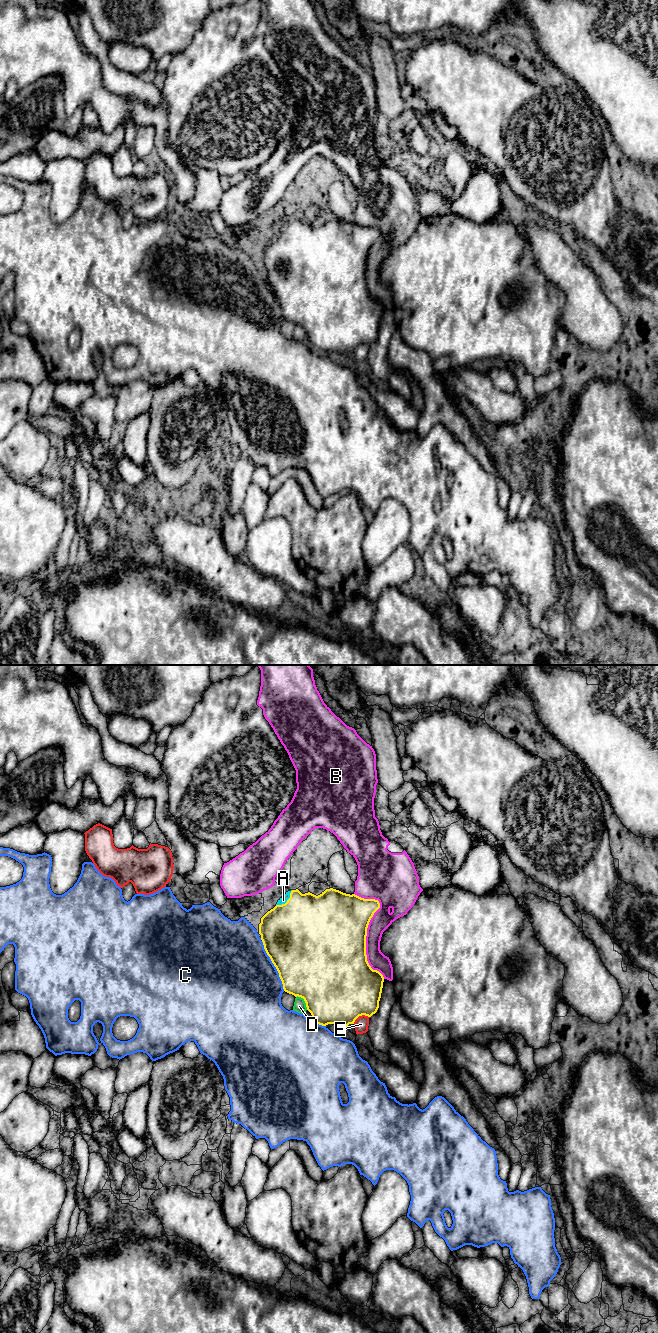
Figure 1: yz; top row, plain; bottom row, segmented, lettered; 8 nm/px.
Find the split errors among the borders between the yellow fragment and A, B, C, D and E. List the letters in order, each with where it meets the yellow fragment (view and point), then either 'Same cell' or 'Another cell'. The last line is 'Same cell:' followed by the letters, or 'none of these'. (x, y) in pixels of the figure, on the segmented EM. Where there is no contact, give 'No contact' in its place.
A: Touches yellow at yz (287, 901). Same cell
B: Touches yellow at yz (366, 929). Another cell
C: Touches yellow at yz (274, 965). Another cell
D: Touches yellow at yz (304, 1000). Another cell
E: Touches yellow at yz (360, 1015). Another cell
Same cell: A

